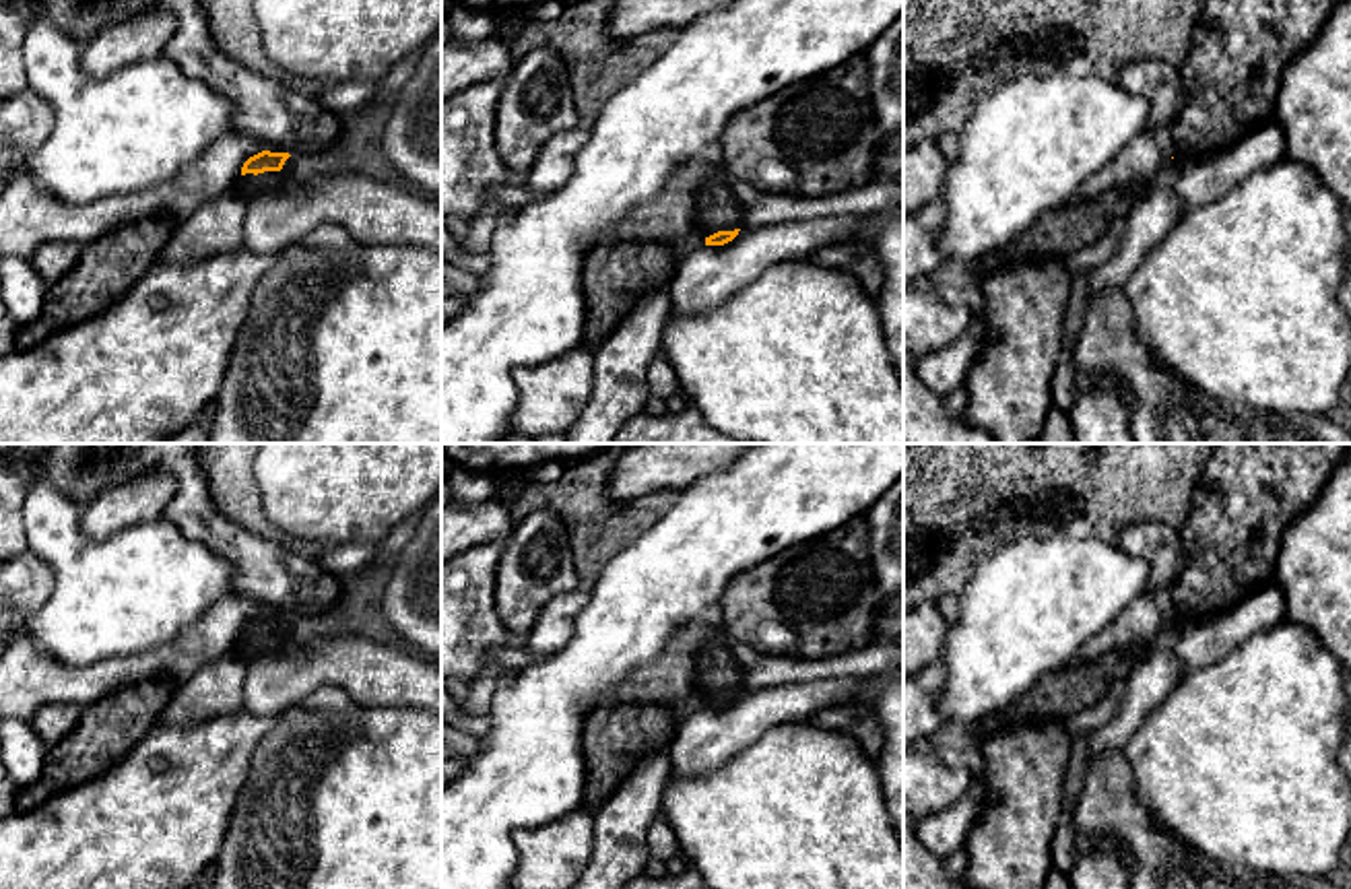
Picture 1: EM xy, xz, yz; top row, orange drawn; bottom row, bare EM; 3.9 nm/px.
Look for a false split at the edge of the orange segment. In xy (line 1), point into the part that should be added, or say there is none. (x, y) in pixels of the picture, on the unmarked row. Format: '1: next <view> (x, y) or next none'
1: next xy (248, 648)

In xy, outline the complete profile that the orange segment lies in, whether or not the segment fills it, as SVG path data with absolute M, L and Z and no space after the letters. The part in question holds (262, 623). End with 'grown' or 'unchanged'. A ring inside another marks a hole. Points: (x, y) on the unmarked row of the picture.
M262 613L243 625L233 654L245 664L256 658L278 654L295 639L297 631L299 627L289 615Z; grown

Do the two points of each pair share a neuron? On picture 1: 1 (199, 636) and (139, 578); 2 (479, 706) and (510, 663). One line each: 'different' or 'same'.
1: different
2: same

